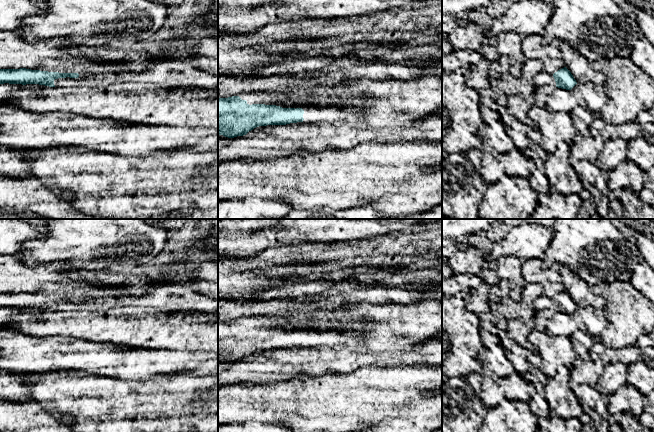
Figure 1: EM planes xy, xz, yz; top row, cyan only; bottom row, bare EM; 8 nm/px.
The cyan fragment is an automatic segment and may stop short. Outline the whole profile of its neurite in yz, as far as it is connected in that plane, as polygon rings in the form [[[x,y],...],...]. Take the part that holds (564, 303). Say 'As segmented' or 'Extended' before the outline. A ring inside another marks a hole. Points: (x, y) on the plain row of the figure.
Extended. [[[566,291],[558,294],[554,298],[543,294],[534,301],[533,307],[537,311],[553,309],[566,314],[571,314],[577,308],[573,299]]]

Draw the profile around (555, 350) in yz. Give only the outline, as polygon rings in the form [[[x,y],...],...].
[[[534,330],[528,335],[528,340],[542,357],[539,369],[546,377],[552,377],[560,365],[568,370],[572,370],[576,365],[577,357],[570,337],[552,336],[546,332]]]

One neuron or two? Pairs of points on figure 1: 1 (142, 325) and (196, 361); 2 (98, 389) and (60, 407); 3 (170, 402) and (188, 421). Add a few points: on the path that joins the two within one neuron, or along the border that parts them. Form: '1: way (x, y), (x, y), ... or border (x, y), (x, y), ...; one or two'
1: border (156, 349), (203, 350); two
2: way (89, 395), (72, 395), (69, 398); one
3: border (195, 413), (184, 415); two

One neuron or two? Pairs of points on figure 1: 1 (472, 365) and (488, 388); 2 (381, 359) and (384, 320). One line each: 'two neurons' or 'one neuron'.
1: two neurons
2: two neurons

